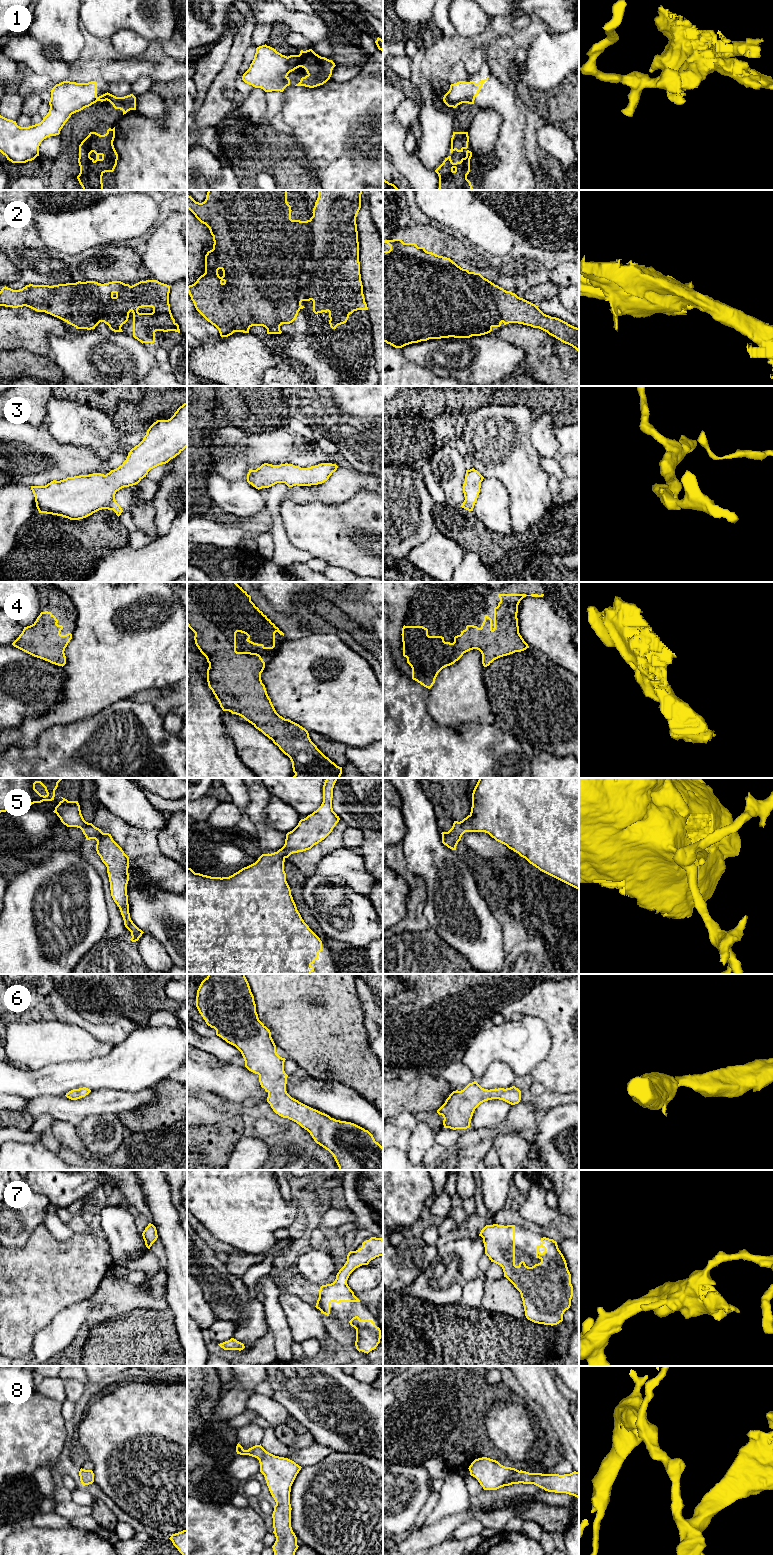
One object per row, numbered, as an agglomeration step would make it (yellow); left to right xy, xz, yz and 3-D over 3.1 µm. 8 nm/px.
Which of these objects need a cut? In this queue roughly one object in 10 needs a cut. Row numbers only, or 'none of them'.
1

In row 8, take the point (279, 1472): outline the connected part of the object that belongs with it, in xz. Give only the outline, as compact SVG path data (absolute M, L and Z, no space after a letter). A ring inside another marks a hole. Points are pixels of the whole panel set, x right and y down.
M238 1443L236 1452L259 1460L260 1472L264 1475L269 1491L276 1502L272 1514L273 1533L276 1537L272 1546L274 1555L295 1555L299 1546L291 1527L290 1492L291 1486L302 1467L288 1458L267 1452L261 1444L244 1450Z

